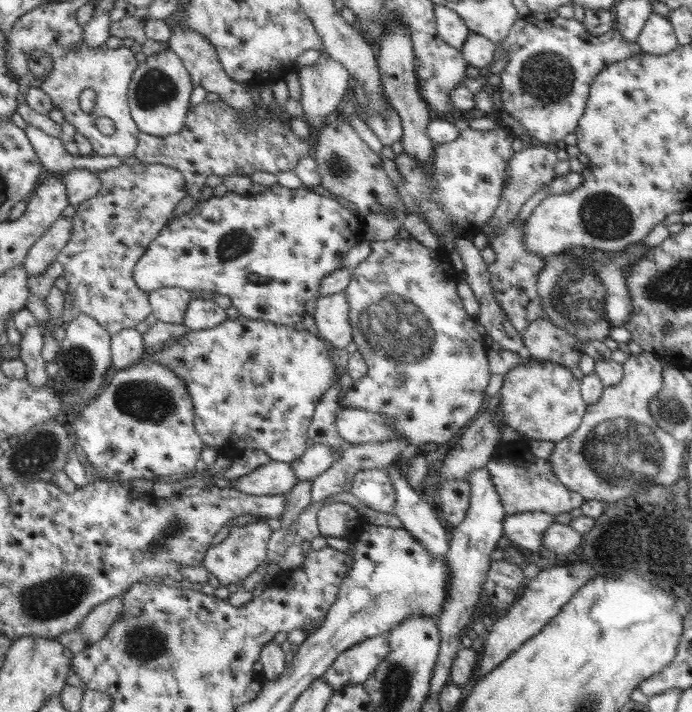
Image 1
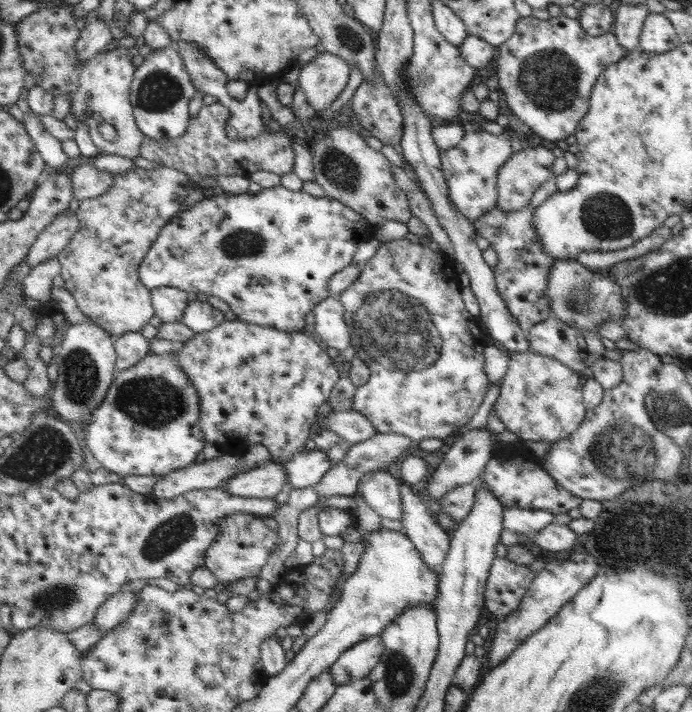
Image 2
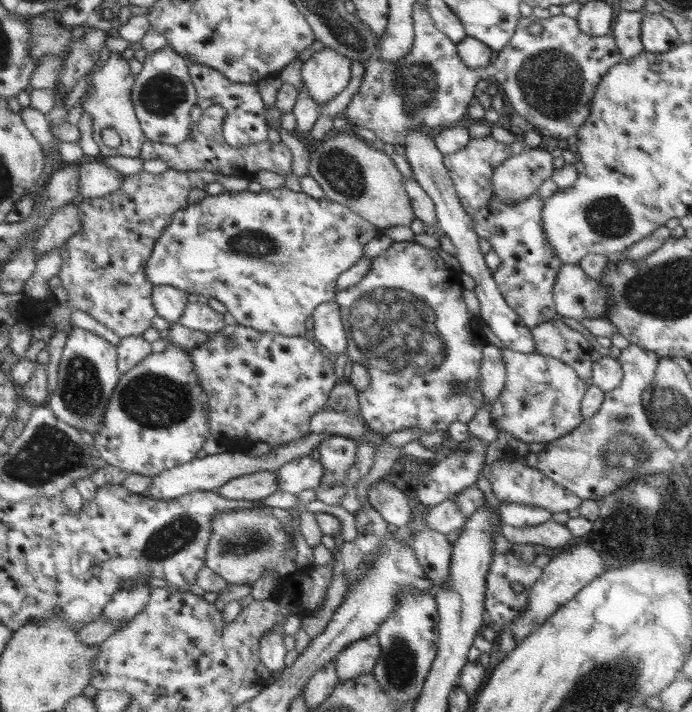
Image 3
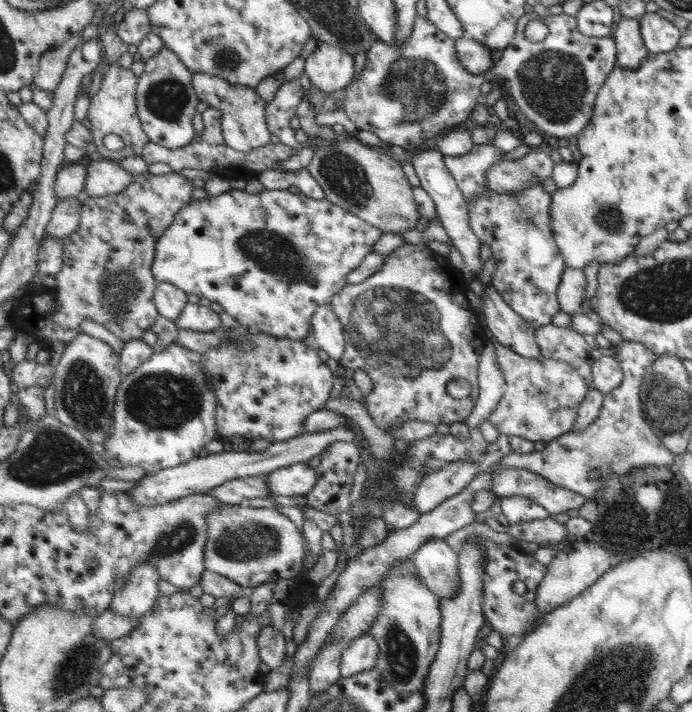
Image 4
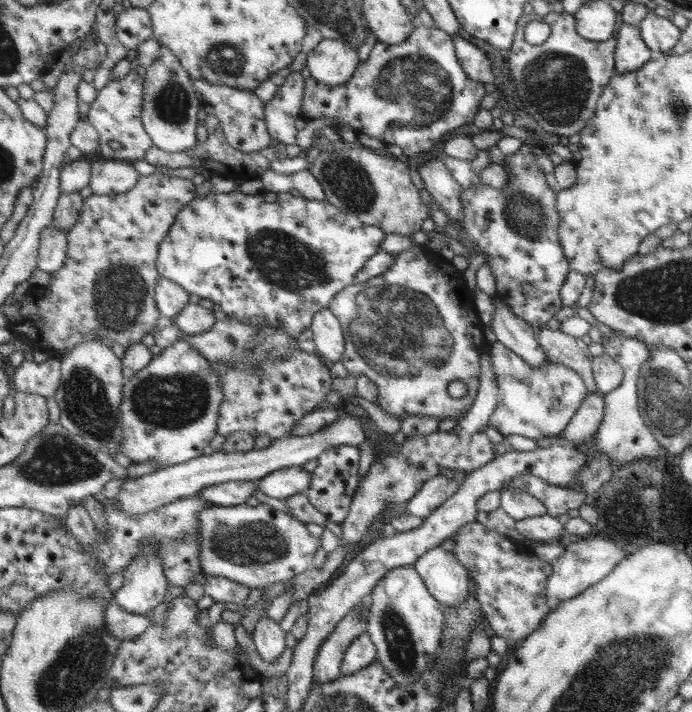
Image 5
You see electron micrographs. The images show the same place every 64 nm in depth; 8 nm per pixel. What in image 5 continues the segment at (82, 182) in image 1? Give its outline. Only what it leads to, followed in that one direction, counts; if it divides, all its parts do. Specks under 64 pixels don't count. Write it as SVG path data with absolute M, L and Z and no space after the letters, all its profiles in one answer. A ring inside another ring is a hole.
M91 160L93 164L93 180L91 180L91 192L99 196L111 196L111 194L127 194L133 190L139 182L139 172L133 164L121 162L121 160Z

